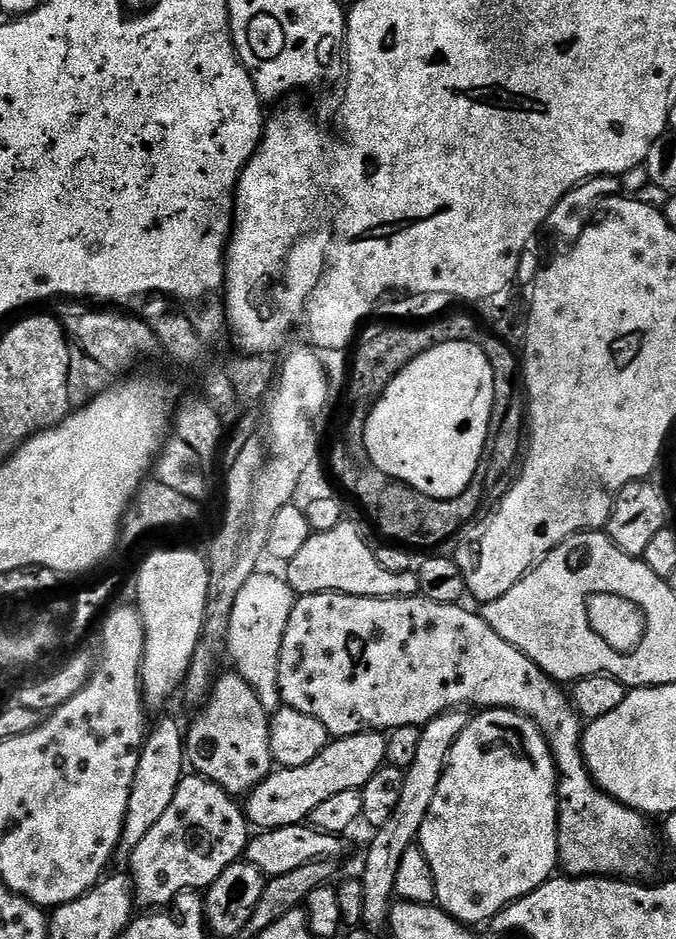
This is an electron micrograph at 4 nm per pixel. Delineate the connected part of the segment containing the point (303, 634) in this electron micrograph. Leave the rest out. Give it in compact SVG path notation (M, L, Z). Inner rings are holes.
M319 592L318 594L310 594L309 596L301 596L297 599L297 602L294 607L292 607L292 613L290 614L290 622L286 626L286 634L282 638L282 654L278 658L278 686L280 687L280 698L285 708L293 708L298 710L302 714L310 714L310 718L318 718L318 722L322 722L322 726L326 726L329 737L339 738L342 736L353 736L359 732L366 732L369 730L391 730L393 728L401 728L402 726L423 726L431 722L434 718L438 718L444 712L450 712L453 710L463 709L464 704L473 704L476 707L476 710L487 710L490 708L508 708L512 712L517 712L523 716L528 717L534 723L540 727L540 732L544 736L545 742L548 744L548 748L552 751L552 758L556 762L556 770L559 773L560 777L556 786L556 829L560 837L558 838L558 850L560 851L560 858L558 861L559 867L561 869L565 868L567 875L572 878L579 878L582 876L599 876L601 878L623 878L626 880L631 880L633 882L639 881L641 878L648 878L644 876L652 876L656 872L656 867L660 864L660 852L656 849L656 840L658 844L658 836L652 833L652 828L650 825L649 817L645 816L643 812L635 812L633 808L626 807L625 804L619 804L614 798L610 798L607 794L602 792L594 781L592 776L588 773L587 766L584 765L584 753L580 751L580 741L582 739L582 720L578 715L575 708L572 707L570 703L570 696L567 691L564 692L559 683L553 680L551 676L545 674L544 671L537 664L533 662L526 654L522 654L514 646L510 646L510 642L506 642L502 637L490 627L488 623L484 620L483 615L479 611L476 612L467 612L464 609L464 606L460 604L439 604L438 602L430 602L425 598L425 596L403 596L402 598L390 598L389 600L379 600L378 598L366 598L365 596L347 596L341 592Z

